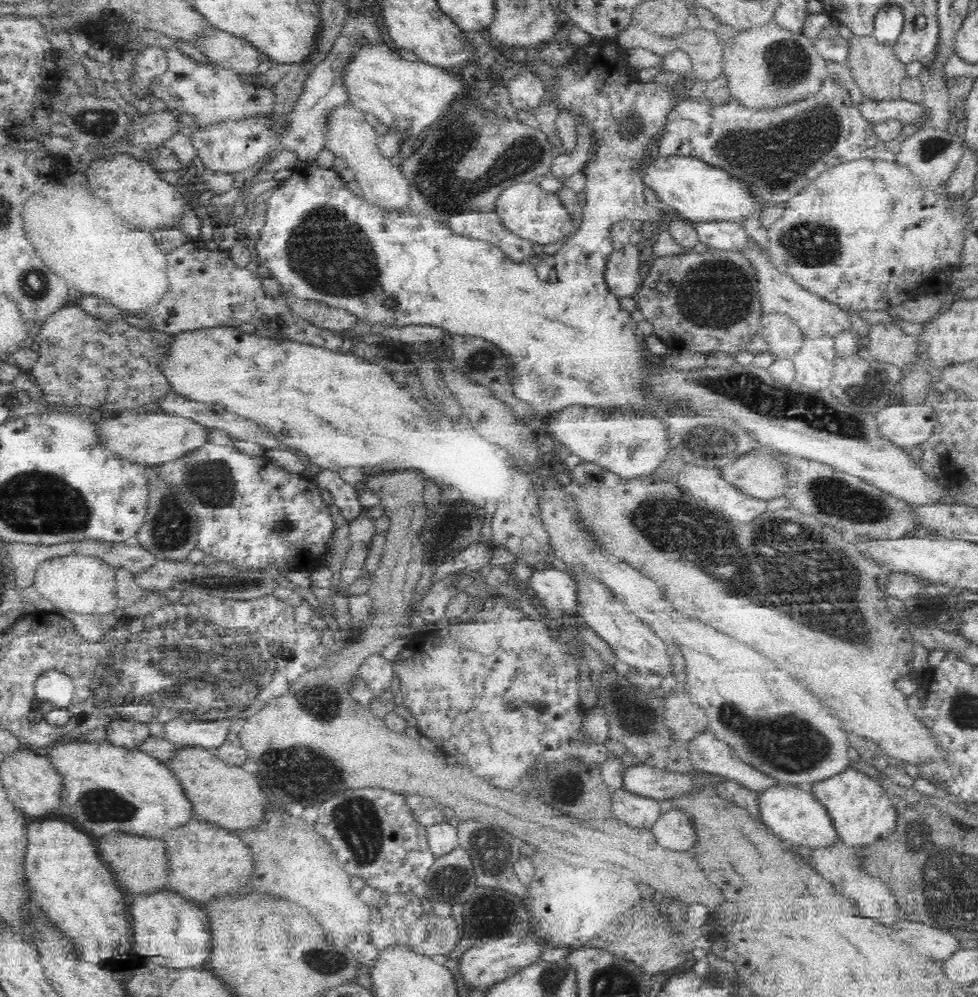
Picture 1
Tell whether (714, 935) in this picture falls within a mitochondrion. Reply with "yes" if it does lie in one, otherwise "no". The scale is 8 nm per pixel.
no

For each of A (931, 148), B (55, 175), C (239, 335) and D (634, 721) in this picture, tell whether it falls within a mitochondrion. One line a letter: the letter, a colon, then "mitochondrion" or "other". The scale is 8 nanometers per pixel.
A: mitochondrion
B: other
C: other
D: mitochondrion

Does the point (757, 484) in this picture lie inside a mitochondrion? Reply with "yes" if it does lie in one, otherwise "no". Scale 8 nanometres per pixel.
no

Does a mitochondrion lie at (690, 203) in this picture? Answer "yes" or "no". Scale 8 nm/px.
no

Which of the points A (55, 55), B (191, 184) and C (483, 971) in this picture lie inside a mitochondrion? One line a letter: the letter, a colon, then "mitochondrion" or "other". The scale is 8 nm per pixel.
A: other
B: other
C: other

